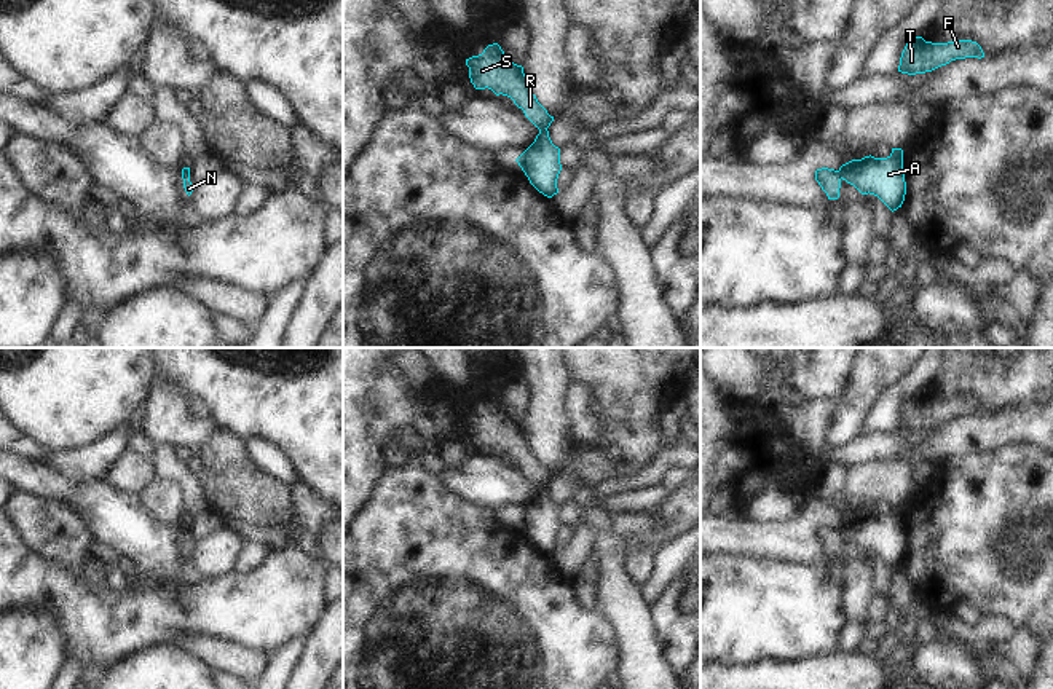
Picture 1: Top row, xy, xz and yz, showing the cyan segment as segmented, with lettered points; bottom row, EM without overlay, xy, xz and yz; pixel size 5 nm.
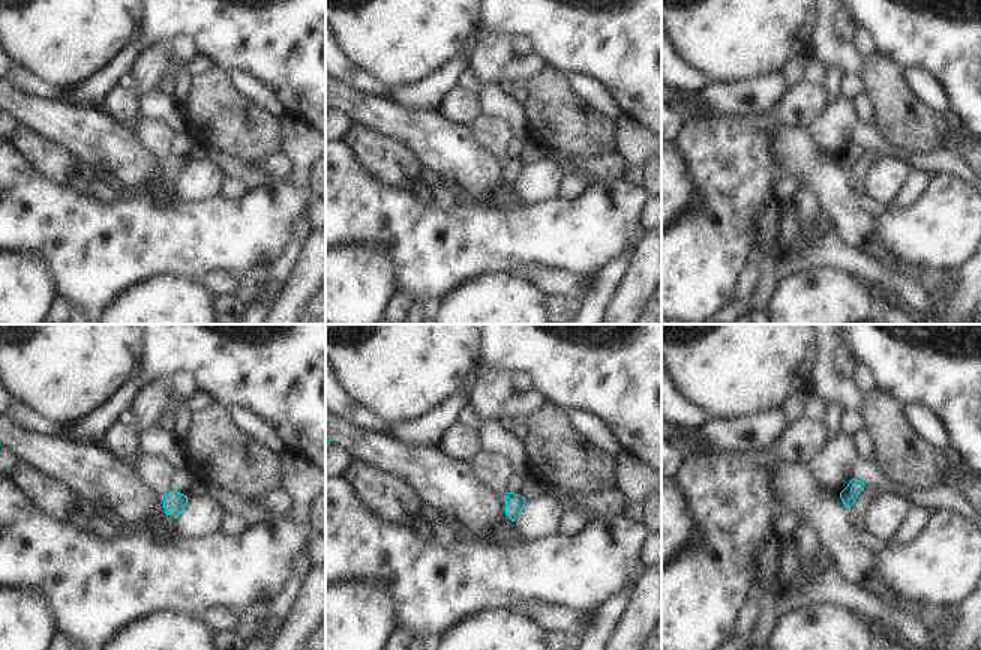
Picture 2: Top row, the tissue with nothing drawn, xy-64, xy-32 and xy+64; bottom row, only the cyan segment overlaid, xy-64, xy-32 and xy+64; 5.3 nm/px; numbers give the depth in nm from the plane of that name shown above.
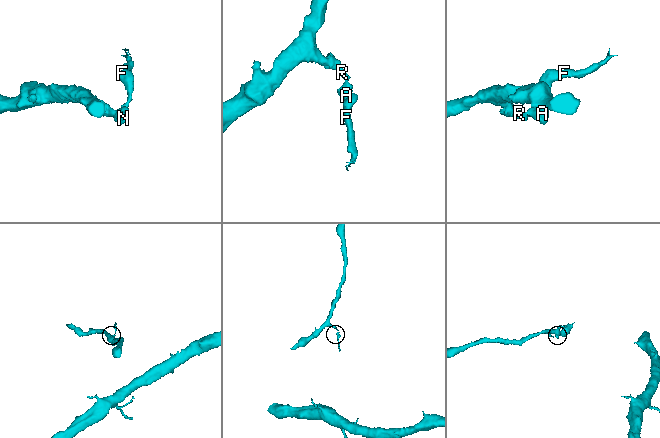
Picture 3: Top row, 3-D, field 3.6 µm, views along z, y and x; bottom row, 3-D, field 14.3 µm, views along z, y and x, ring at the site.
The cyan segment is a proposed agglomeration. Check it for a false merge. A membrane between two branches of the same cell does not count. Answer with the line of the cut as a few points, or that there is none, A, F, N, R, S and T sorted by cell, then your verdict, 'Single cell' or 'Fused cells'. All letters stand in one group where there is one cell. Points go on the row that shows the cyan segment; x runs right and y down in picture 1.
Split along xz (546, 128), (540, 131). Groups: A F T / N R S. Fused cells.

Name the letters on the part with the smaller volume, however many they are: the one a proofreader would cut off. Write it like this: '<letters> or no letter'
A, F, T

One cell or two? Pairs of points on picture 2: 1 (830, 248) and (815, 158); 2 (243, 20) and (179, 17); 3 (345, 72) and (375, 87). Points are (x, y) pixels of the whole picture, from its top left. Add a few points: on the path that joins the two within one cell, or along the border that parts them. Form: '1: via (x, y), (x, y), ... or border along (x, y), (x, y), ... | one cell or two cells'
1: border along (830, 224), (849, 243), (857, 246) | two cells
2: via (227, 18), (195, 17) | one cell
3: via (353, 74), (368, 83) | one cell

